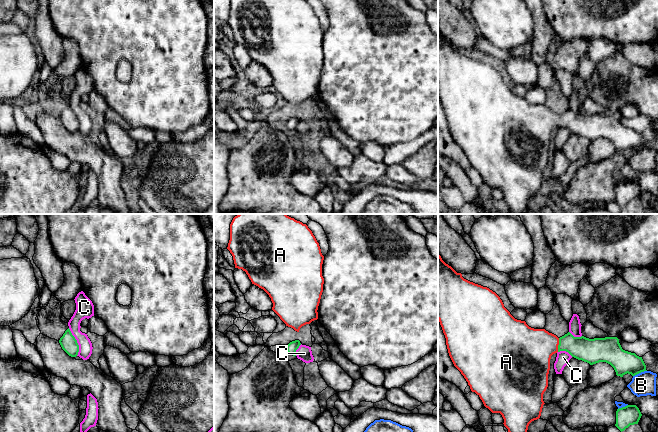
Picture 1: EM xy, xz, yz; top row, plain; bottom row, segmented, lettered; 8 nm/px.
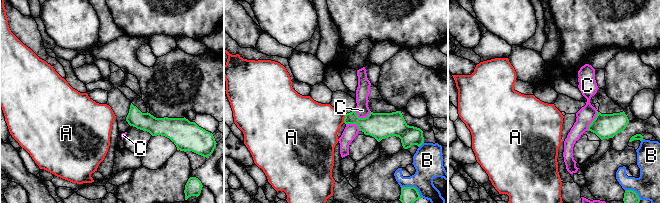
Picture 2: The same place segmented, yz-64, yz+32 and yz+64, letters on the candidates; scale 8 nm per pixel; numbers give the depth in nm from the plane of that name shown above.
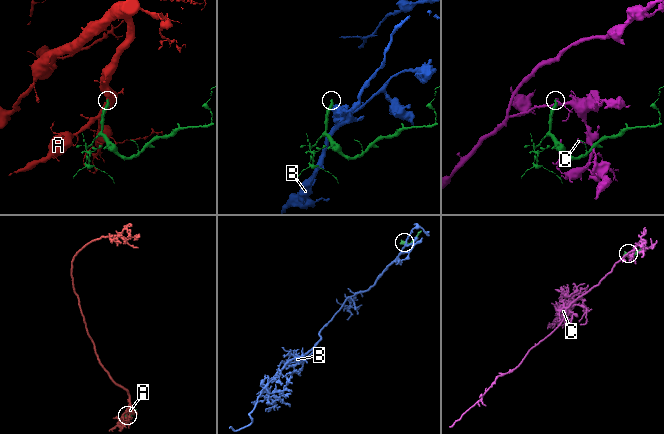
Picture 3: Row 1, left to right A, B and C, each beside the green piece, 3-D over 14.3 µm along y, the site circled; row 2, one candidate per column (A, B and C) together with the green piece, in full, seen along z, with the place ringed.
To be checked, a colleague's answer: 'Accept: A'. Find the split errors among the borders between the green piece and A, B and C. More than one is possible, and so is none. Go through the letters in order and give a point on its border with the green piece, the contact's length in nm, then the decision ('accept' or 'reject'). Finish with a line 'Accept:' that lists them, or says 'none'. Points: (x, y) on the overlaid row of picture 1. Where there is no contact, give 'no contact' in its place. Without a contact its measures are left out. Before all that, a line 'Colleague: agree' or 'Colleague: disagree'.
Colleague: agree
A: contact yz (558, 345); length 110 nm; accept
B: contact yz (639, 372); length 120 nm; reject
C: contact xy (76, 342); length 240 nm; reject
Accept: A

